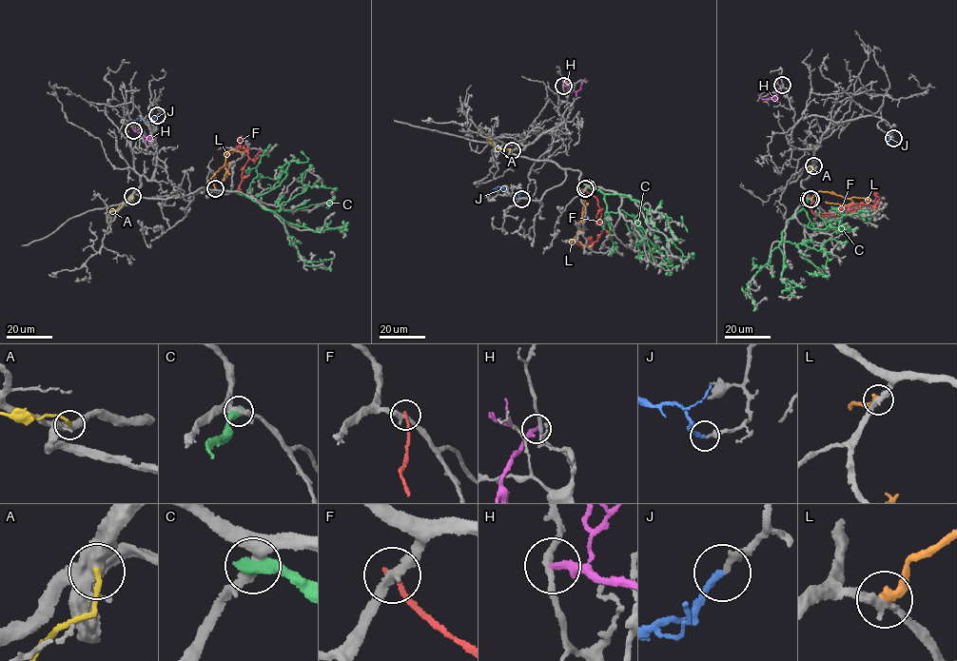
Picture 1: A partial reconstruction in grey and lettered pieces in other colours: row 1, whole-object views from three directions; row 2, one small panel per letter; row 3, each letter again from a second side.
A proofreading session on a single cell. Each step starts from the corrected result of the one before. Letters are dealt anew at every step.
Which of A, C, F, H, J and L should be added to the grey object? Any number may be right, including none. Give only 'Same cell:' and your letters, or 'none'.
Same cell: J

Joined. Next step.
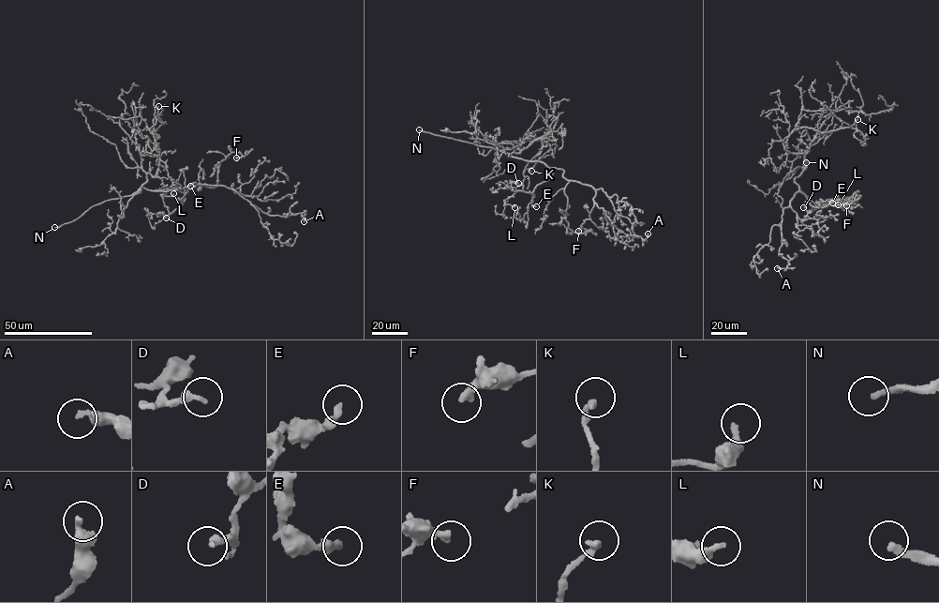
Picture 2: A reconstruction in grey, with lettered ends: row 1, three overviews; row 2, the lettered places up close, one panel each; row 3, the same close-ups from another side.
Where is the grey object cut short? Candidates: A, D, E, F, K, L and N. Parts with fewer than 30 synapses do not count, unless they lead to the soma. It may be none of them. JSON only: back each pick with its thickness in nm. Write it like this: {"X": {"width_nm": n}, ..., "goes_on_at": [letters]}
{"K": {"width_nm": 240}, "N": {"width_nm": 220}, "goes_on_at": ["K", "N"]}

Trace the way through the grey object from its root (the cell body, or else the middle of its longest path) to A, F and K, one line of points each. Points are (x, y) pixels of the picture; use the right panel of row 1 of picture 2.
A: (802, 173), (794, 180), (798, 189), (782, 217), (779, 250), (788, 263), (786, 268), (777, 268)
F: (802, 173), (794, 182), (812, 206), (823, 207), (836, 200), (854, 201), (842, 205), (846, 205)
K: (802, 173), (804, 155), (786, 152), (788, 135), (802, 127), (838, 130), (857, 119)

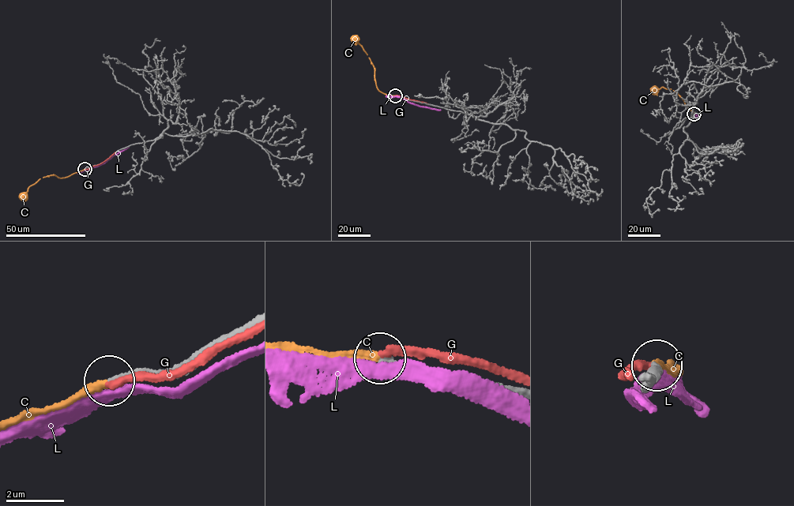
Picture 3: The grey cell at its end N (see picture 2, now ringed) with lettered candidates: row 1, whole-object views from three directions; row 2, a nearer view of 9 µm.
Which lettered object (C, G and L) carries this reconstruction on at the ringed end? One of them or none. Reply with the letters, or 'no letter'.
C

